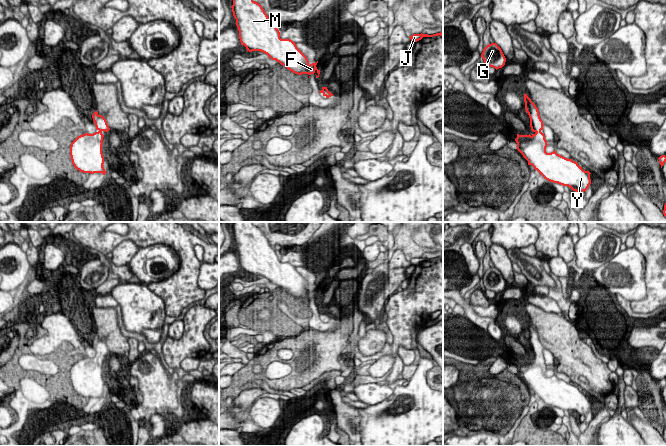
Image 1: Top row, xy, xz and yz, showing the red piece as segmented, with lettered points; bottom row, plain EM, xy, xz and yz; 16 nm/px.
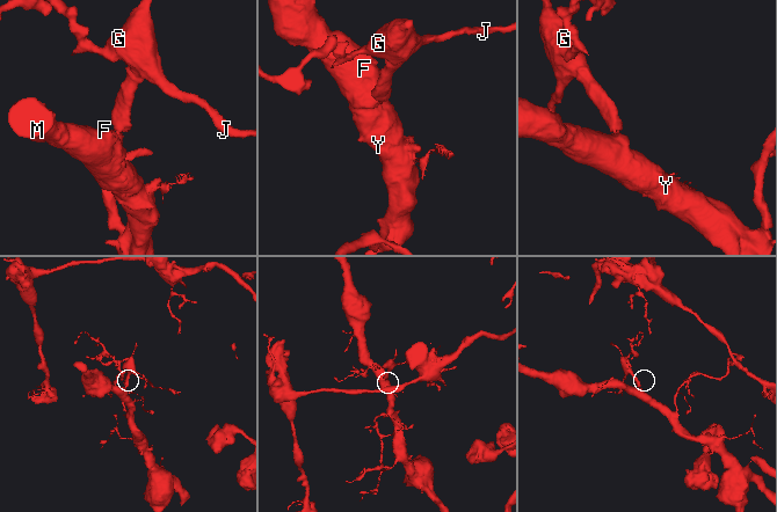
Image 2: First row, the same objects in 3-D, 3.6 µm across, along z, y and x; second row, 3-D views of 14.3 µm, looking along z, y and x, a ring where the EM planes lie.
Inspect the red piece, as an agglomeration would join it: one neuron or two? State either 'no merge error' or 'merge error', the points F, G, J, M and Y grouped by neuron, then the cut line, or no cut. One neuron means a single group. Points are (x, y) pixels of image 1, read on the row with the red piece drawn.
no merge error; F G J M Y; no cut

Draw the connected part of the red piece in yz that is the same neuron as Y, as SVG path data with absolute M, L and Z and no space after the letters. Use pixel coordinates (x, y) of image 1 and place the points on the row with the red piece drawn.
M524 94L525 110L530 118L530 127L534 132L532 135L519 135L515 139L517 143L517 150L523 155L523 157L528 161L528 165L532 165L535 170L537 170L546 180L558 183L563 186L570 187L573 191L576 191L577 194L588 189L591 184L590 172L585 171L578 165L577 162L572 159L567 159L559 154L556 151L551 153L546 152L547 141L545 135L541 132L543 130L543 121L540 118L538 108L531 101L531 99Z

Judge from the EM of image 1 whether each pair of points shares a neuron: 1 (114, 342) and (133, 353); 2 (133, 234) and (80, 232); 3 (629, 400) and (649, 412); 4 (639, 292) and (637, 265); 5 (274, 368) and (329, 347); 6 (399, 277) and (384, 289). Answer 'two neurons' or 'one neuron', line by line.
1: two neurons
2: one neuron
3: two neurons
4: one neuron
5: two neurons
6: one neuron

